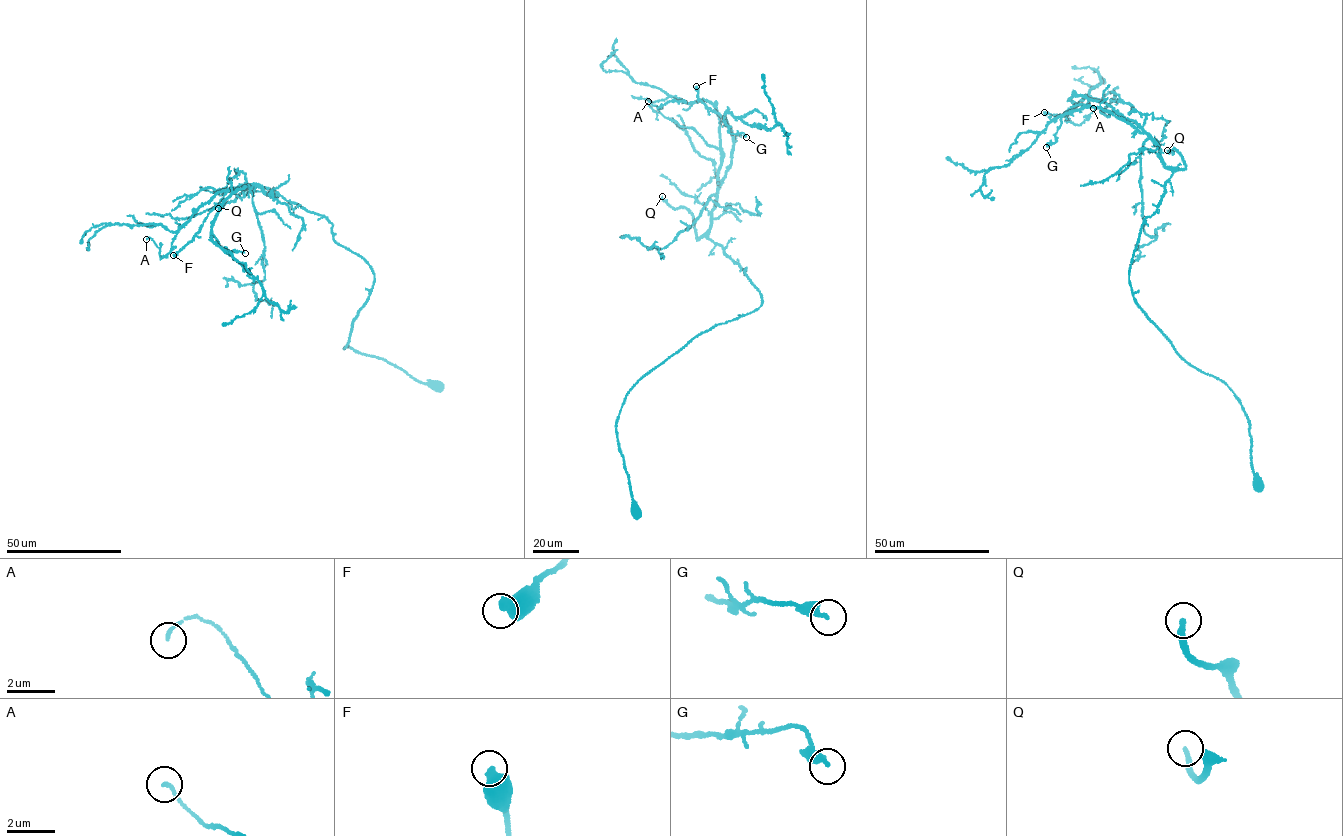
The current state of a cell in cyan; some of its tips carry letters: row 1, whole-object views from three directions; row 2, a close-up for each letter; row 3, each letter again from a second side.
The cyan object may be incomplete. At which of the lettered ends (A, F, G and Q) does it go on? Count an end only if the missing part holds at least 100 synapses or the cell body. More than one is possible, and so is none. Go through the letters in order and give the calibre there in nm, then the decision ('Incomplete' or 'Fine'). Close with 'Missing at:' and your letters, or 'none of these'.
A: Thickness 140 nm. Fine
F: Thickness 650 nm. Fine
G: Thickness 280 nm. Fine
Q: Thickness 220 nm. Incomplete
Missing at: Q

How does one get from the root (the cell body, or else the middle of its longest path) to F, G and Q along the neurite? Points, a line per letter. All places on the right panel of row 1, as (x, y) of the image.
F: (1258, 483), (1240, 403), (1182, 358), (1129, 282), (1143, 221), (1175, 170), (1146, 134), (1101, 109), (1044, 112)
G: (1258, 483), (1240, 403), (1182, 358), (1129, 282), (1175, 170), (1090, 106), (1046, 147)
Q: (1258, 483), (1240, 403), (1182, 358), (1129, 282), (1143, 221), (1185, 167), (1167, 150)

